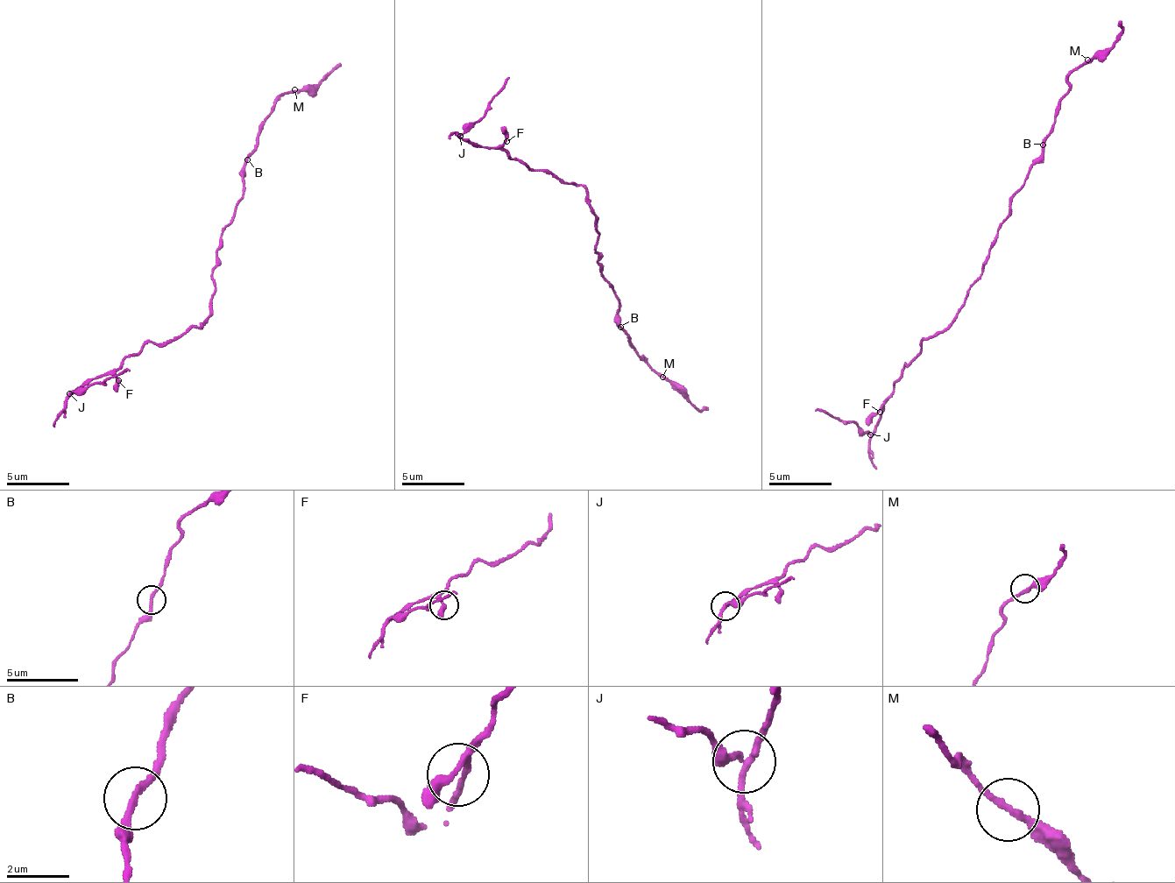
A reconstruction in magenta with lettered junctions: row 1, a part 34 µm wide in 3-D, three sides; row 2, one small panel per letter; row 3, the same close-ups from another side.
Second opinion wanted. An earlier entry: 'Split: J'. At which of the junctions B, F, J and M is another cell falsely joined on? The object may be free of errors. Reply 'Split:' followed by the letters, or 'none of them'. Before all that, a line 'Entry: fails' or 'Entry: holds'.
Entry: holds
Split: J

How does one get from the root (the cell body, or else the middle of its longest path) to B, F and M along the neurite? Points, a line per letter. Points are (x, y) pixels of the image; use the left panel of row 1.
B: (211, 276), (222, 229), (232, 219), (235, 204), (244, 194), (242, 171), (247, 166), (247, 159)
F: (211, 276), (212, 313), (202, 324), (131, 352), (115, 375), (118, 380)
M: (211, 276), (222, 229), (232, 219), (244, 194), (242, 171), (255, 145), (258, 124), (278, 99), (294, 89)

